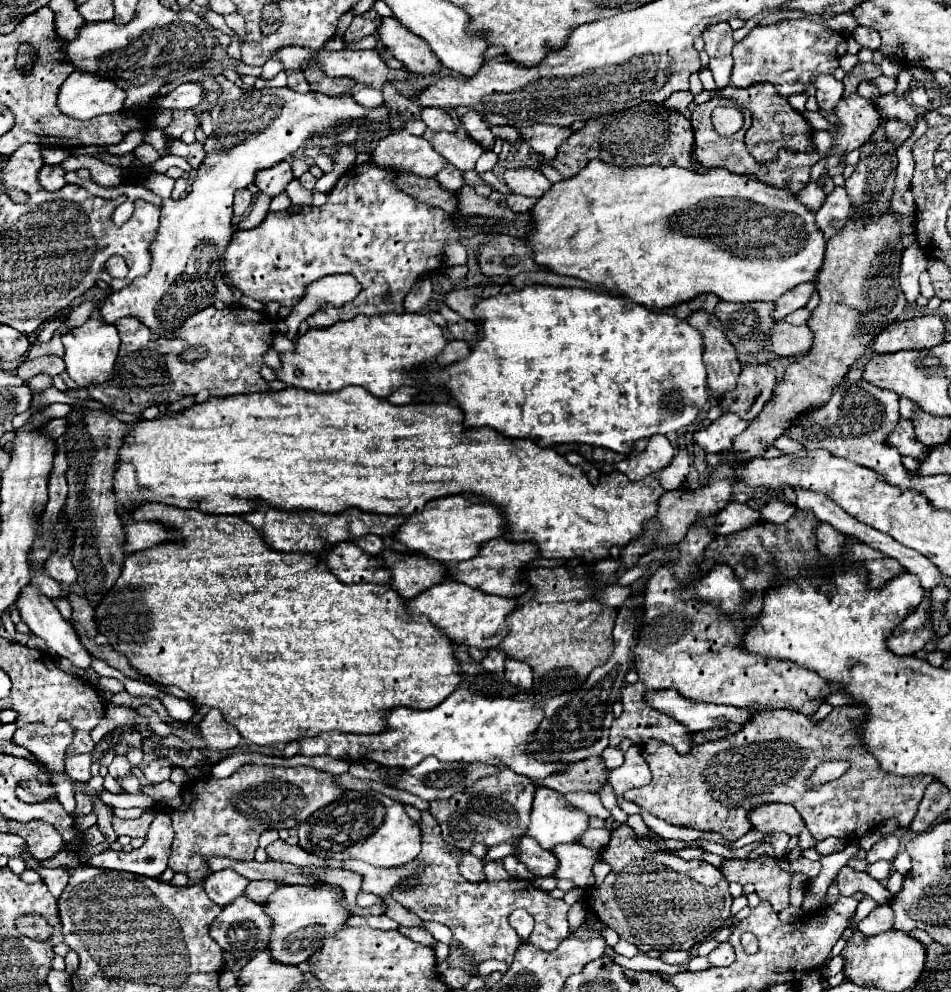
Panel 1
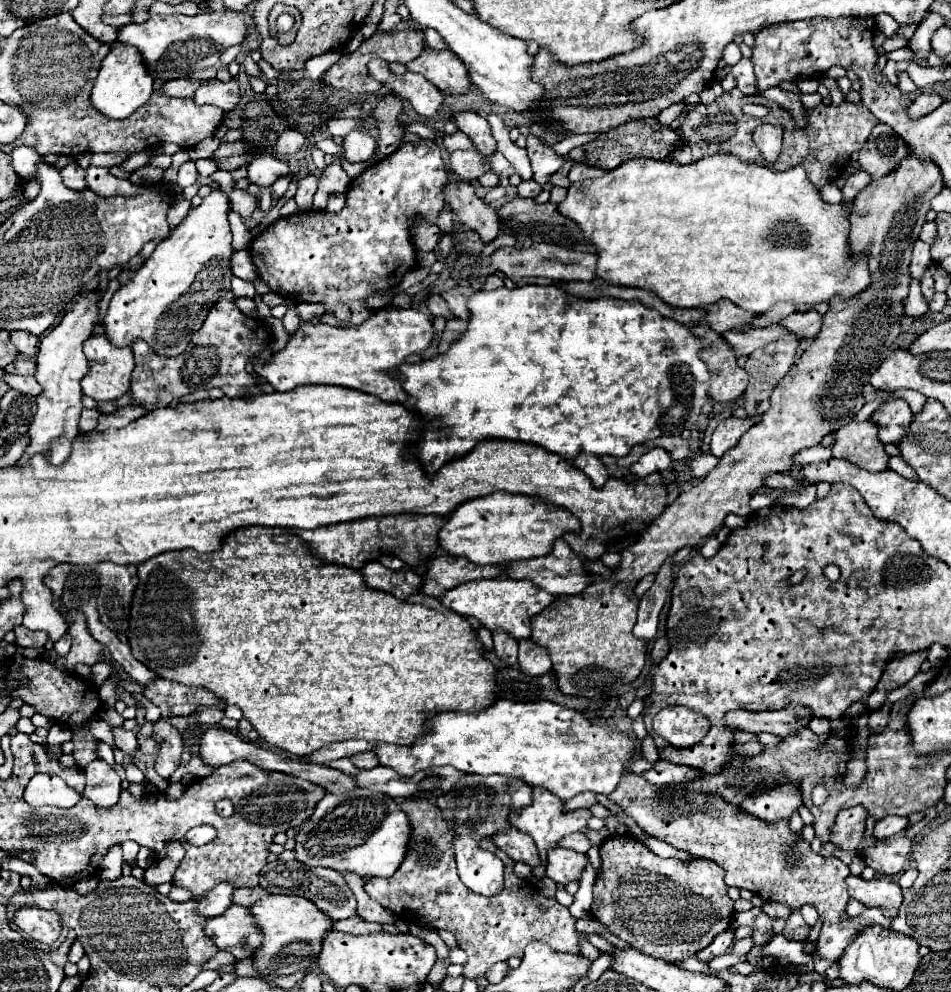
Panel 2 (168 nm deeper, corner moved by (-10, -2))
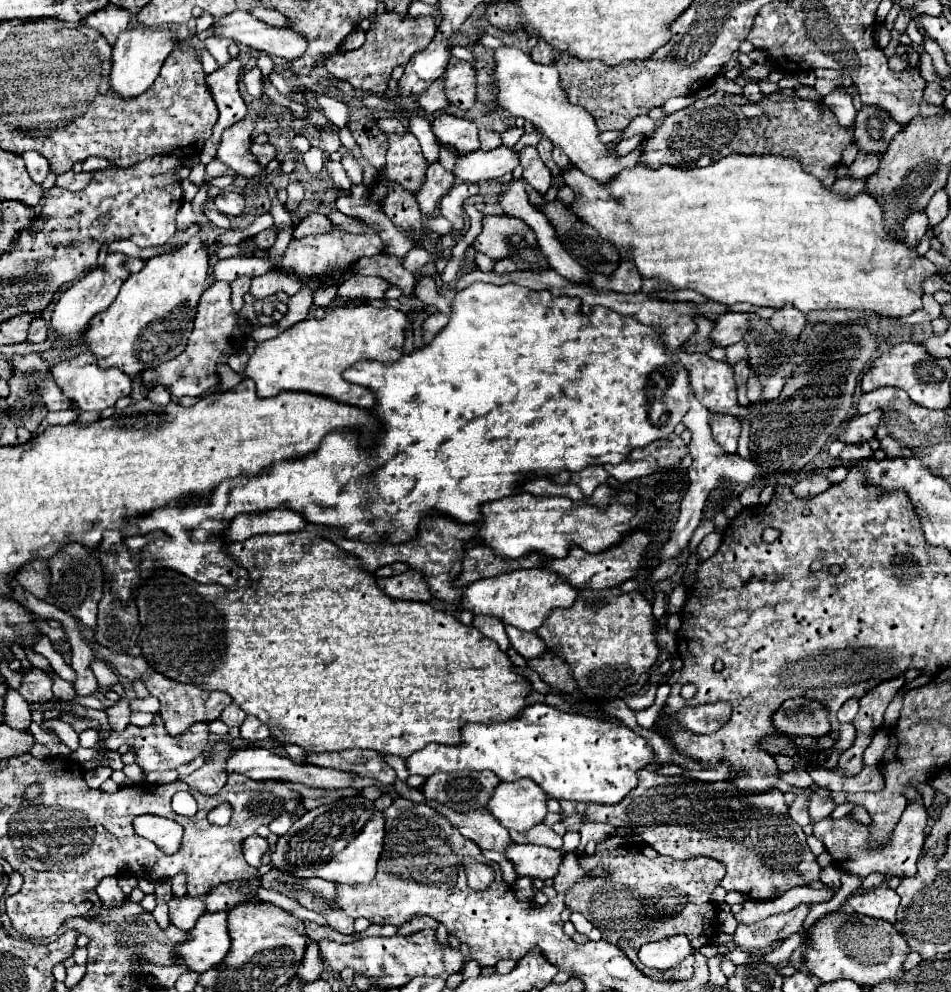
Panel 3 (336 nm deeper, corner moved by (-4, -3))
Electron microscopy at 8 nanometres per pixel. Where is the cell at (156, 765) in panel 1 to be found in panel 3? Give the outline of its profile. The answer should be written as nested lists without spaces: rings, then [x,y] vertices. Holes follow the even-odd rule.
[[[160,714],[154,716],[154,722],[150,726],[142,728],[134,725],[128,725],[128,728],[120,734],[110,732],[108,738],[104,738],[104,746],[111,751],[117,751],[120,745],[126,744],[128,748],[134,750],[136,756],[136,764],[144,770],[144,772],[152,772],[152,770],[176,770],[180,764],[186,764],[190,760],[194,760],[204,750],[208,750],[208,738],[210,738],[210,730],[208,724],[192,724],[184,734],[180,736],[170,736],[164,728],[164,722],[160,718]]]

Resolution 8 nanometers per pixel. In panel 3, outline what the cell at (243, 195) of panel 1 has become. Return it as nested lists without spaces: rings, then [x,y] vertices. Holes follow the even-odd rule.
[[[232,190],[228,192],[222,192],[220,196],[214,198],[214,206],[218,212],[226,214],[226,216],[240,216],[244,212],[244,196],[242,194],[236,194]]]

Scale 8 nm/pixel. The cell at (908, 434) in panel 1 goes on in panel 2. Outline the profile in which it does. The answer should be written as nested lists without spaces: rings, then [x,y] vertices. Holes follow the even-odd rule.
[[[904,399],[888,401],[880,405],[872,419],[876,417],[876,423],[880,423],[880,441],[882,443],[900,443],[906,437],[906,431],[912,423],[912,411]]]

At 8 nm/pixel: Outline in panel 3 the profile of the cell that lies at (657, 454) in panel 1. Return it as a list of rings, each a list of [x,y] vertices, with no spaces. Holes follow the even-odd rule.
[[[628,458],[628,460],[624,460],[616,466],[606,464],[604,468],[618,482],[630,482],[630,480],[636,480],[636,478],[642,478],[642,476],[650,476],[656,470],[656,464],[654,464],[652,458],[644,458],[644,460],[630,460]]]

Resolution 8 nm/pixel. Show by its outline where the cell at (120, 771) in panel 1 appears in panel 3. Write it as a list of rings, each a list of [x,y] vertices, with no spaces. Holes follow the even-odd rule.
[[[120,698],[116,704],[112,704],[108,710],[108,722],[110,722],[110,730],[114,732],[122,732],[128,726],[128,718],[130,718],[130,700],[128,698]]]

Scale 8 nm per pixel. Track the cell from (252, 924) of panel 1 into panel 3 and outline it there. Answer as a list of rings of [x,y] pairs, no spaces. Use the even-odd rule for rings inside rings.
[[[206,912],[198,918],[194,930],[188,932],[184,944],[172,950],[174,958],[180,958],[178,964],[186,966],[192,972],[204,972],[214,968],[224,960],[230,948],[226,912]]]

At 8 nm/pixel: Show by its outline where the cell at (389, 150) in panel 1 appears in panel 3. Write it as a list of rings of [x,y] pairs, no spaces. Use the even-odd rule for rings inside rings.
[[[502,144],[490,152],[476,150],[476,152],[458,156],[454,164],[454,176],[460,182],[484,182],[490,178],[510,174],[516,166],[518,166],[516,152]]]

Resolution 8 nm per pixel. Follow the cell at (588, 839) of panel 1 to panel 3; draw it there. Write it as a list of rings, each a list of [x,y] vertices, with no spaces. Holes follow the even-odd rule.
[[[536,824],[526,832],[510,832],[510,838],[518,844],[536,844],[536,846],[550,846],[562,848],[562,836],[558,836],[550,826]]]

